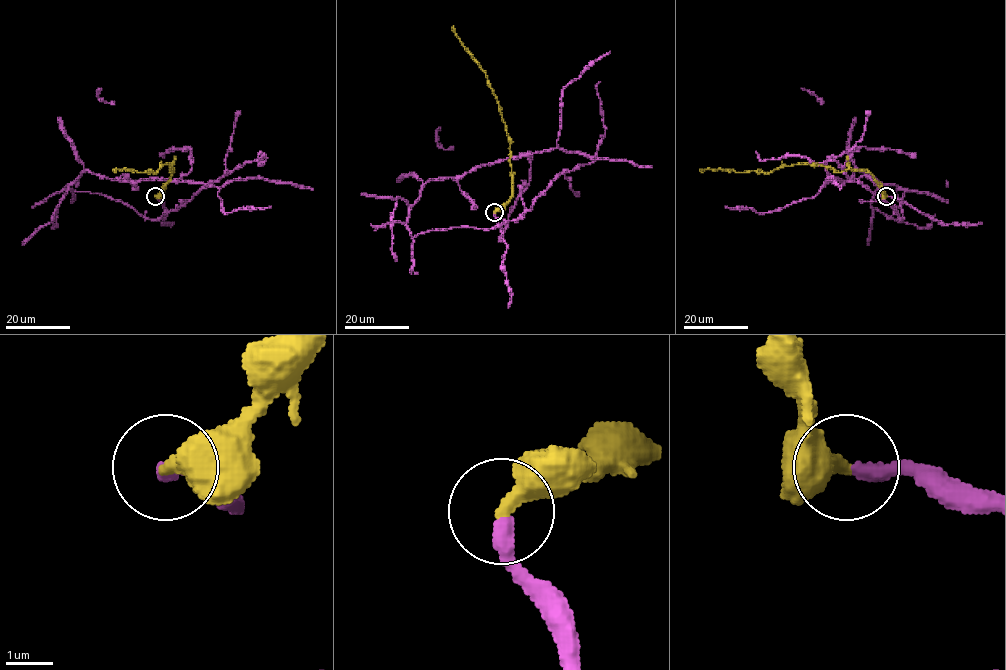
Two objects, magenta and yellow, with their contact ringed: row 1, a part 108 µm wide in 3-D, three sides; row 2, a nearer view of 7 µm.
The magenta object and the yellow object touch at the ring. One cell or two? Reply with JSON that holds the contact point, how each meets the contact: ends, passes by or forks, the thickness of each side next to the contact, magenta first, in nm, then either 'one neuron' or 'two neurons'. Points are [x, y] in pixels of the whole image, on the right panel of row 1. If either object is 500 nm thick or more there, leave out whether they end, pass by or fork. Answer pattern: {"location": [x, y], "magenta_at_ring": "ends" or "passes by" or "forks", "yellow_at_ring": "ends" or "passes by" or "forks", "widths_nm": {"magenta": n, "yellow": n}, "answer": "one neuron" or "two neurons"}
{"location": [886, 196], "magenta_at_ring": "ends", "yellow_at_ring": "ends", "widths_nm": {"magenta": 360, "yellow": 420}, "answer": "one neuron"}

